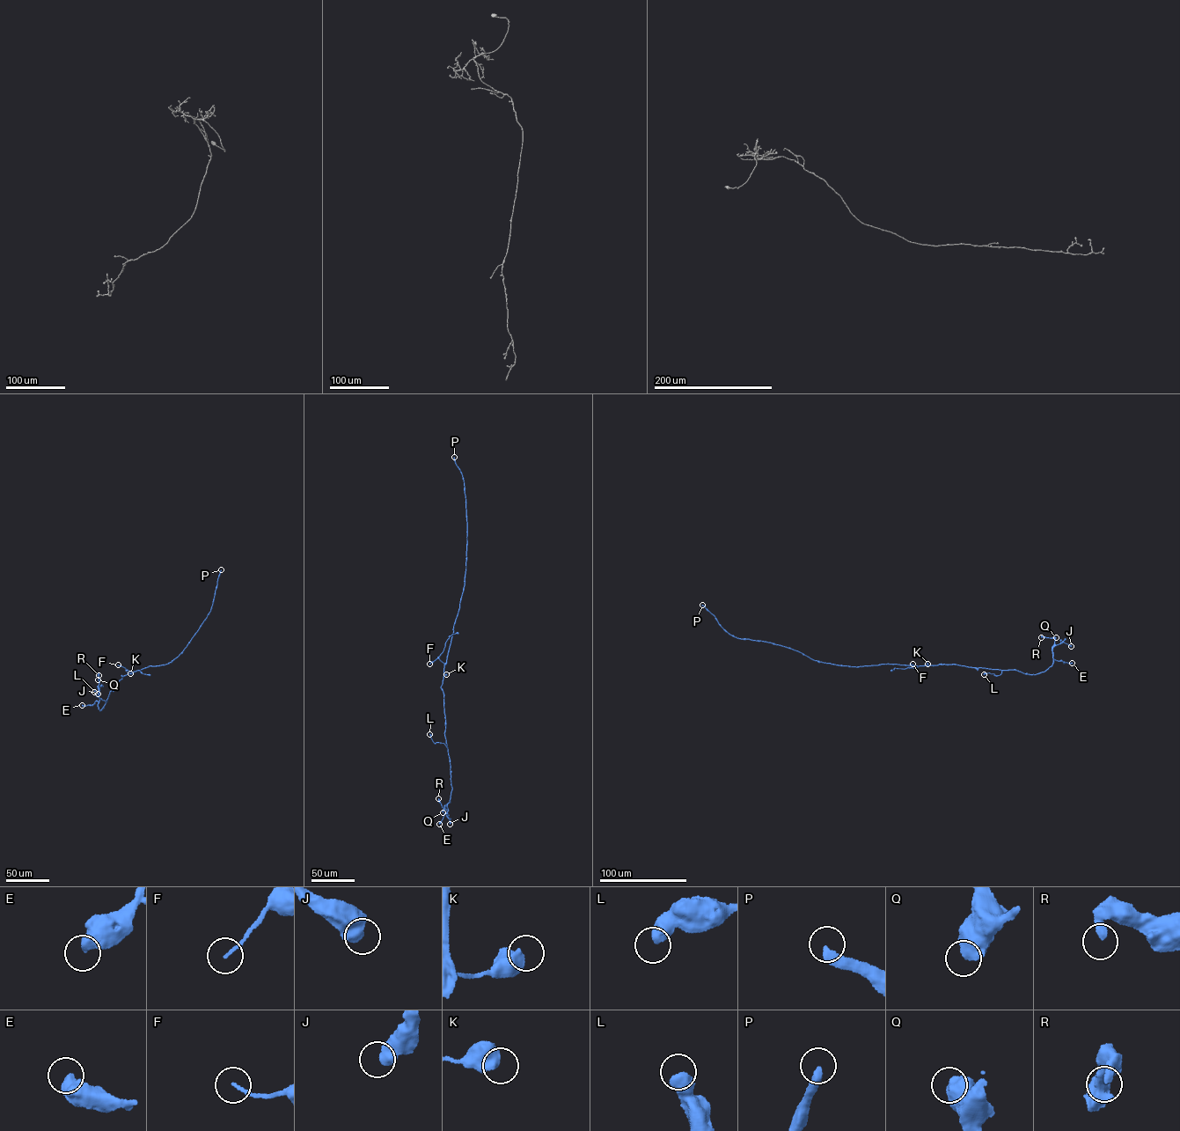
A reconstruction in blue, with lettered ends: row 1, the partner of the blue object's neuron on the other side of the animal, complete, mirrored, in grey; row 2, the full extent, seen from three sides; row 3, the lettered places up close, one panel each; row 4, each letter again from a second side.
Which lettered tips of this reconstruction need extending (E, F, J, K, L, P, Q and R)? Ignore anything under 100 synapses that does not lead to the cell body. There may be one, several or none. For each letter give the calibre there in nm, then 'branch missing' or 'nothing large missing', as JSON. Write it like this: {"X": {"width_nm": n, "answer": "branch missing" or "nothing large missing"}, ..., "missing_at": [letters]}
{"E": {"width_nm": 500, "answer": "nothing large missing"}, "F": {"width_nm": 130, "answer": "nothing large missing"}, "J": {"width_nm": 600, "answer": "nothing large missing"}, "K": {"width_nm": 650, "answer": "nothing large missing"}, "L": {"width_nm": 550, "answer": "nothing large missing"}, "P": {"width_nm": 380, "answer": "branch missing"}, "Q": {"width_nm": 700, "answer": "nothing large missing"}, "R": {"width_nm": 260, "answer": "nothing large missing"}, "missing_at": ["P"]}

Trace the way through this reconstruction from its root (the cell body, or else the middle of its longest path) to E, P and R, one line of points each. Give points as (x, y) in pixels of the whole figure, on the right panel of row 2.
E: (891, 664), (918, 666), (953, 664), (1016, 670), (1033, 674), (1044, 671), (1054, 660), (1072, 663)
P: (891, 664), (856, 667), (837, 664), (814, 660), (799, 651), (772, 642), (737, 638), (726, 631), (702, 605)
R: (891, 664), (918, 666), (953, 664), (1035, 674), (1044, 671), (1053, 663), (1055, 639), (1041, 637)

